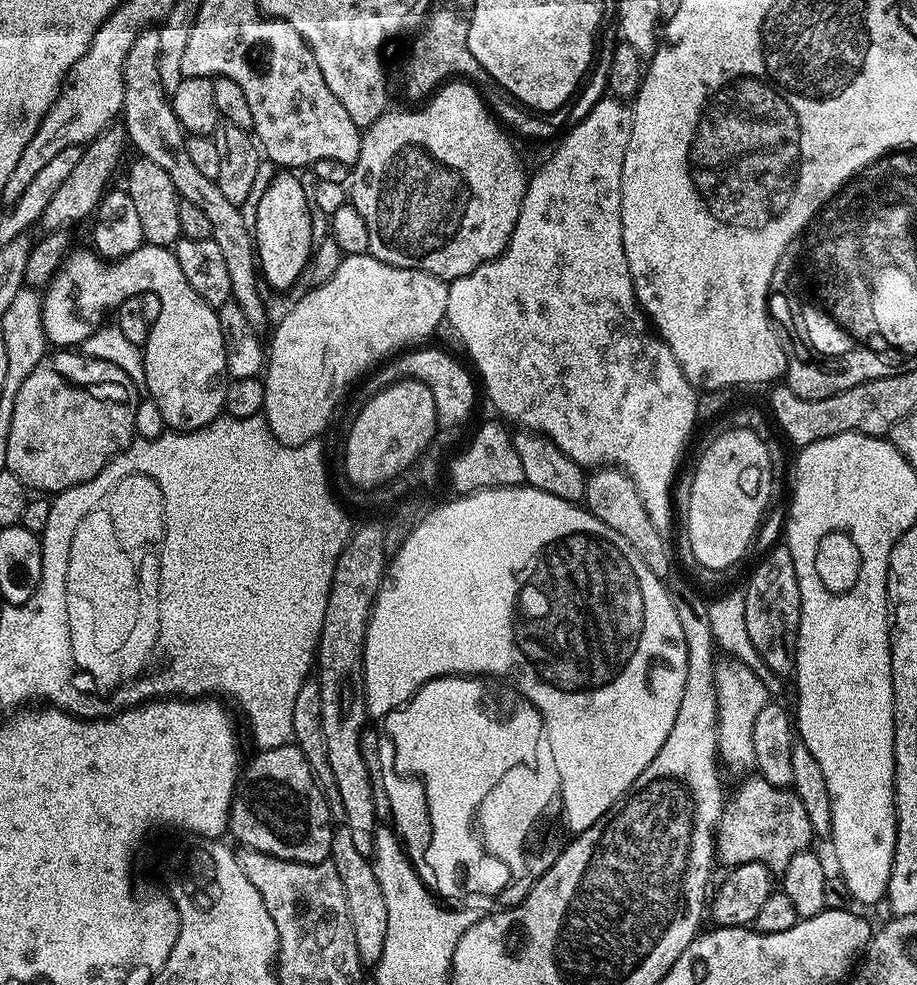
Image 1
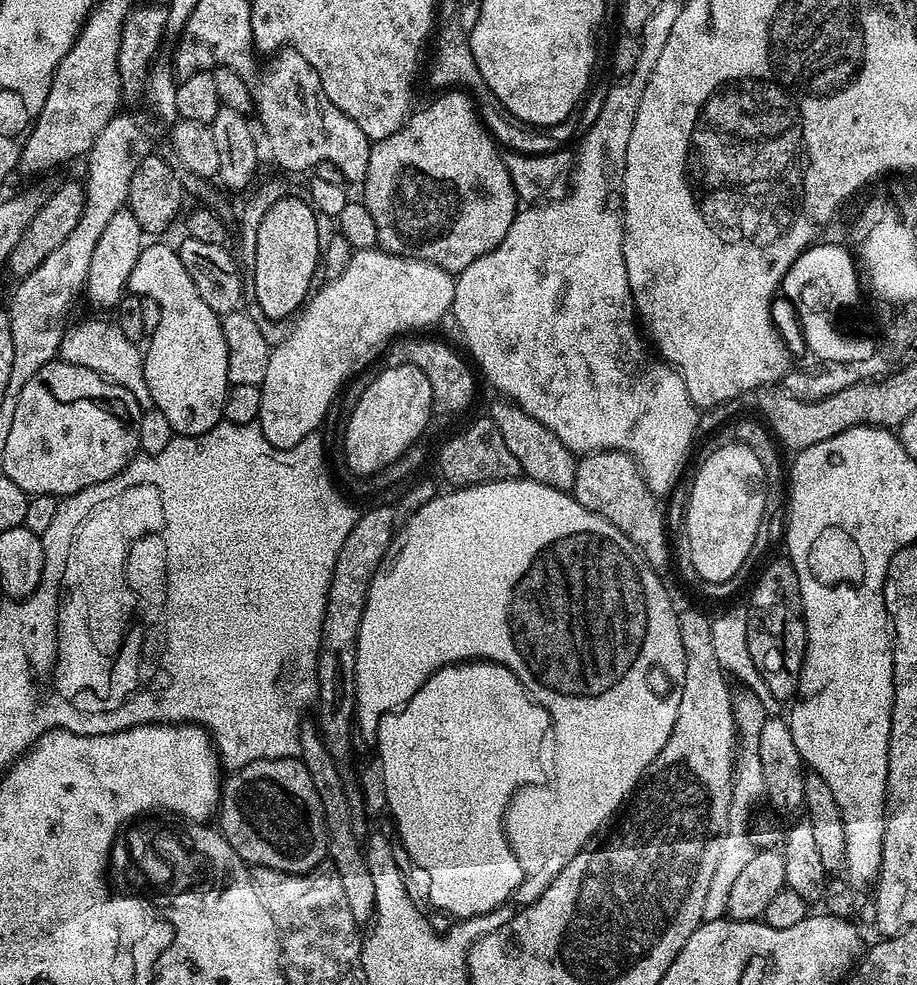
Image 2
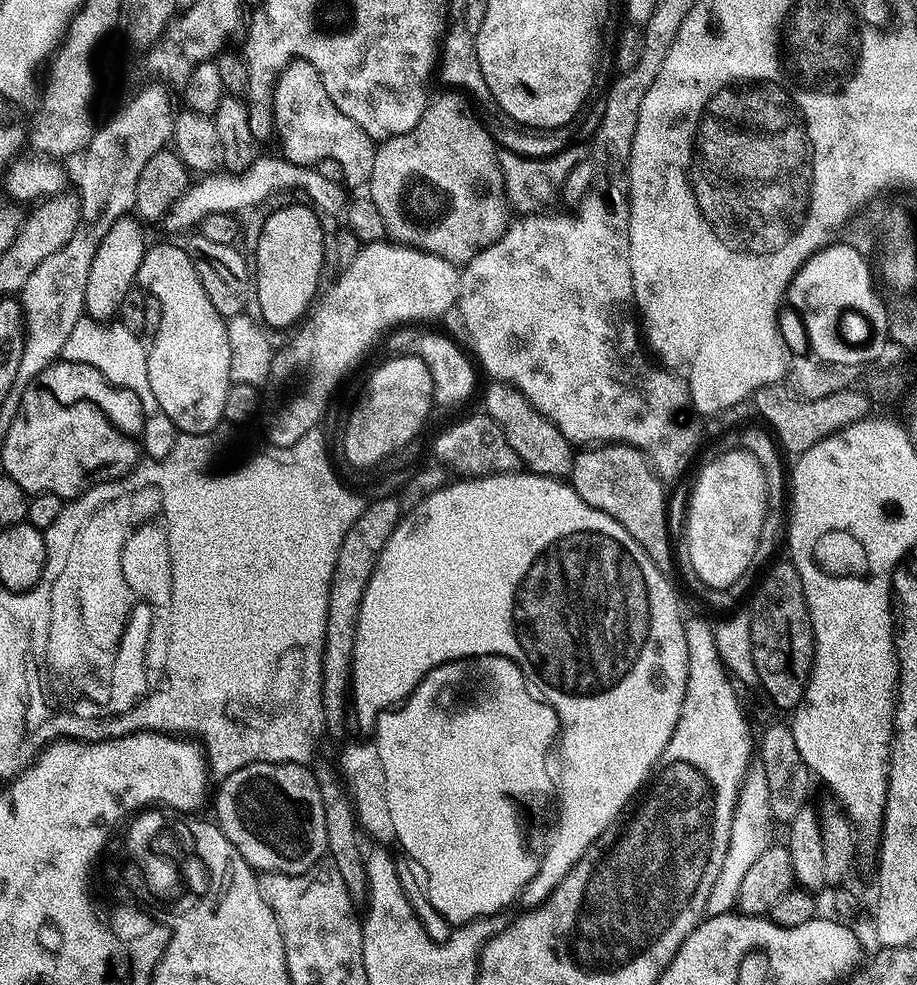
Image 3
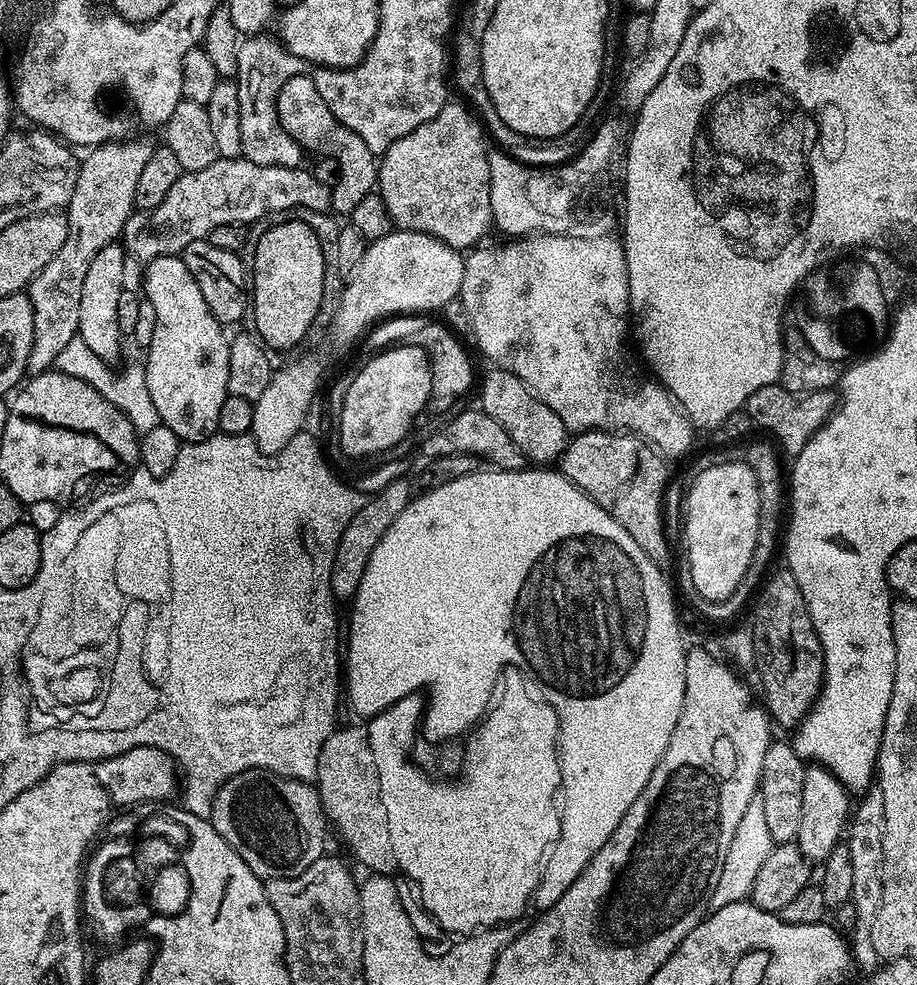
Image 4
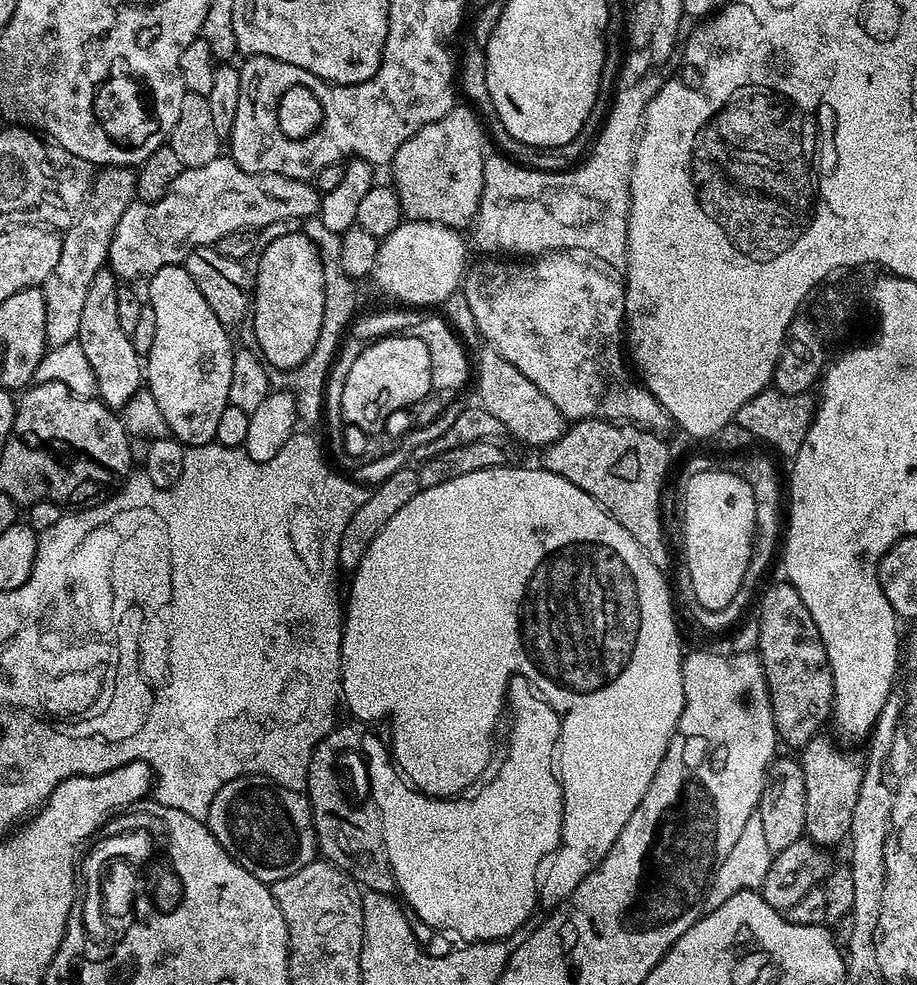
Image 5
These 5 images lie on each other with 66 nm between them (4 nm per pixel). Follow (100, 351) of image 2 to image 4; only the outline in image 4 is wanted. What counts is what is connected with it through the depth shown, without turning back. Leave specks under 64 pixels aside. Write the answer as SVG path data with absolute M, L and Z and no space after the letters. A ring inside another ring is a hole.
M76 335L73 340L66 342L62 354L58 354L54 365L55 371L62 374L70 374L98 390L114 406L118 406L136 427L137 433L143 434L154 430L162 424L158 410L154 407L154 398L150 398L150 390L146 386L146 374L143 363L137 362L129 366L125 372L111 372L109 361L103 360L82 342L80 335Z

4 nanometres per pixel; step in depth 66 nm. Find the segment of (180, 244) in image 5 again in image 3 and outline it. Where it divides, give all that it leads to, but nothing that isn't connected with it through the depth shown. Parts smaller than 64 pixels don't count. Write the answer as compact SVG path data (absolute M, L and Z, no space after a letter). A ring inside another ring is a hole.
M261 155L256 163L241 172L217 170L201 175L197 180L200 180L197 184L196 181L189 183L187 190L165 214L162 227L166 231L184 232L187 228L195 229L210 214L241 214L240 212L246 211L247 208L256 208L260 204L260 192L264 196L276 196L279 192L301 192L305 196L301 197L315 208L317 213L325 212L337 217L345 211L350 200L344 184L329 182L323 174L318 174L314 166L292 164L283 158L275 160L272 156Z

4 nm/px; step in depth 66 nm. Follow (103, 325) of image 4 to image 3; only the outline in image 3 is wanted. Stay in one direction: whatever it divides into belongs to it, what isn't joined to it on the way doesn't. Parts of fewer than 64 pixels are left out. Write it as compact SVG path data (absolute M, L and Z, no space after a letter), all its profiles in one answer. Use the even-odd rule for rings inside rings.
M131 215L123 216L106 232L106 238L98 242L94 262L90 266L90 278L86 278L84 311L91 320L108 322L119 313L122 298L133 291L140 274L140 263L146 251L141 221Z

